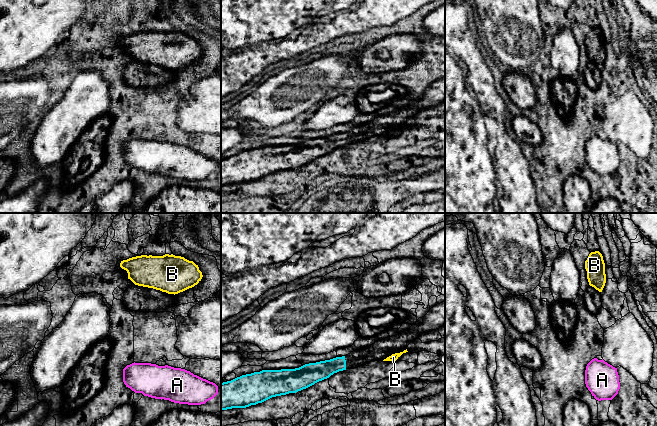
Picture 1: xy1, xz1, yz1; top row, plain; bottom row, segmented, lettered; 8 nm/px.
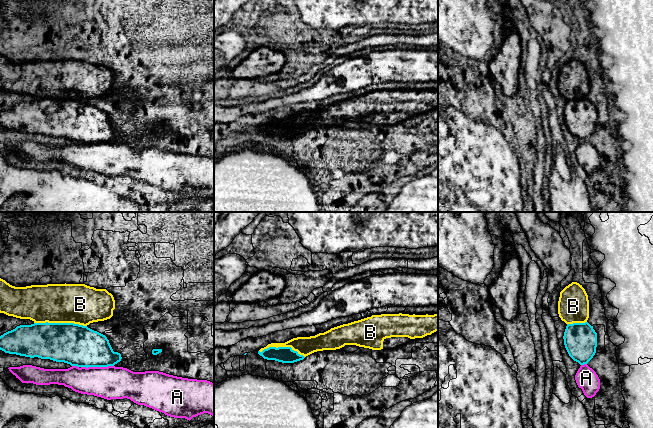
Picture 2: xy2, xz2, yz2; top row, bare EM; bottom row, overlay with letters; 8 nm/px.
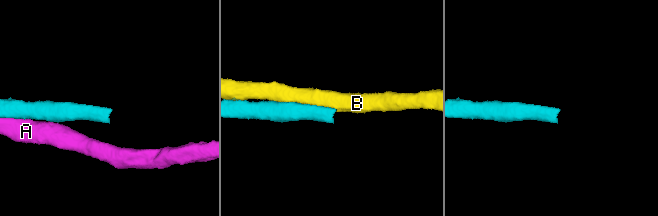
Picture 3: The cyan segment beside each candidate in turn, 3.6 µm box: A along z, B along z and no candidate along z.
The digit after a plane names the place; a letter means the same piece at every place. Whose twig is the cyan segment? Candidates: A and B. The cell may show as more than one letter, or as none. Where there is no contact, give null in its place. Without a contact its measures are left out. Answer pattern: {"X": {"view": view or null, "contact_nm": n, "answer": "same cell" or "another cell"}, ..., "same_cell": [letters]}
{"A": {"view": "xy2", "contact_nm": 260, "answer": "another cell"}, "B": {"view": "xy2", "contact_nm": 420, "answer": "another cell"}, "same_cell": []}

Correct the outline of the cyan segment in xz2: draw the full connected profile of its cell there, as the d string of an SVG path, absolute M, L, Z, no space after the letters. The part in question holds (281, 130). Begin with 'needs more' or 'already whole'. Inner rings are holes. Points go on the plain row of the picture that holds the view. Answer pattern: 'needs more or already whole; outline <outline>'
already whole; outline M269 123L258 130L267 136L275 136L282 139L294 139L305 133L294 127L291 123Z

